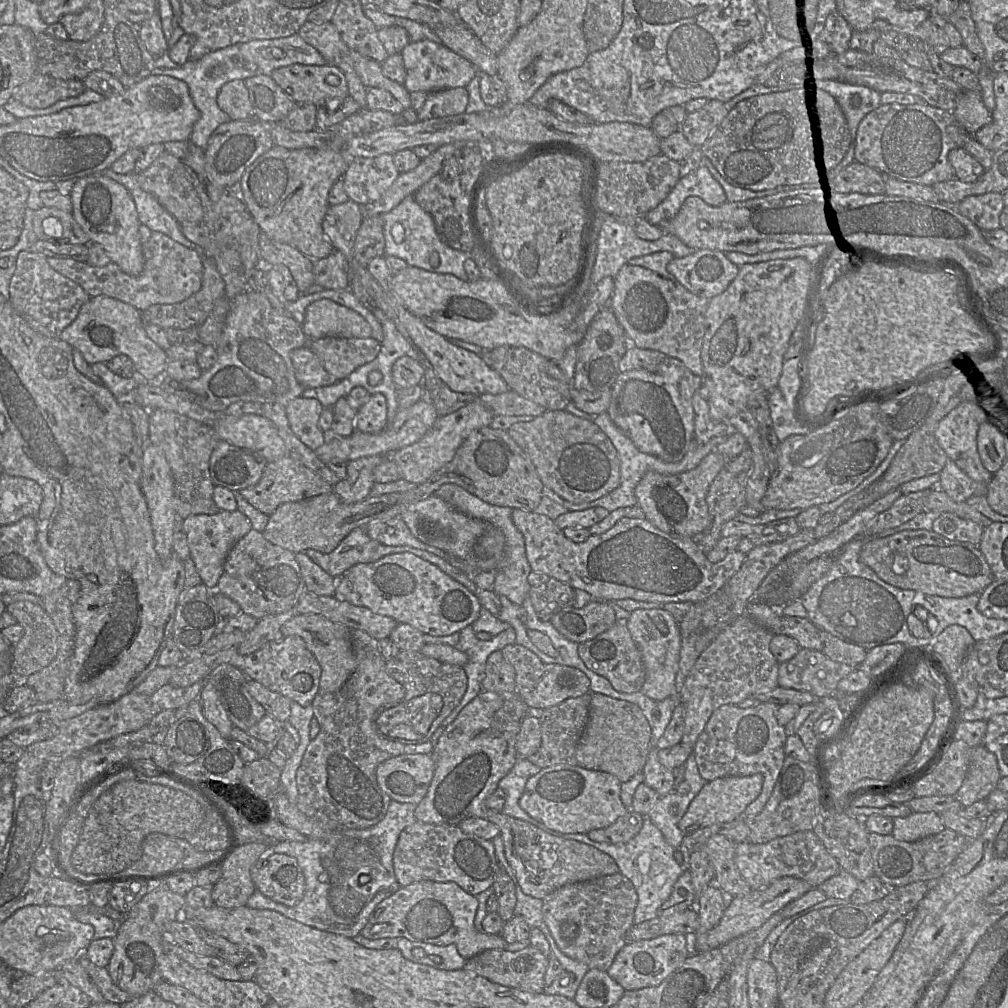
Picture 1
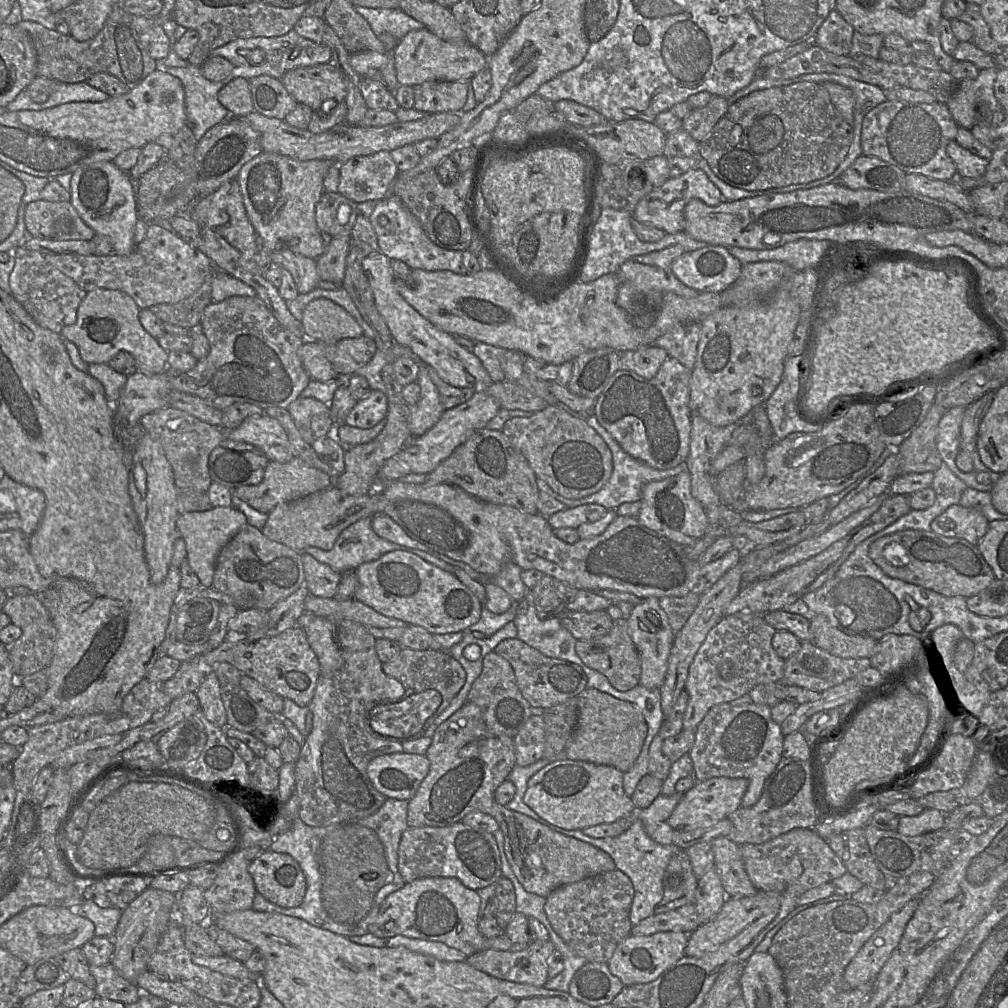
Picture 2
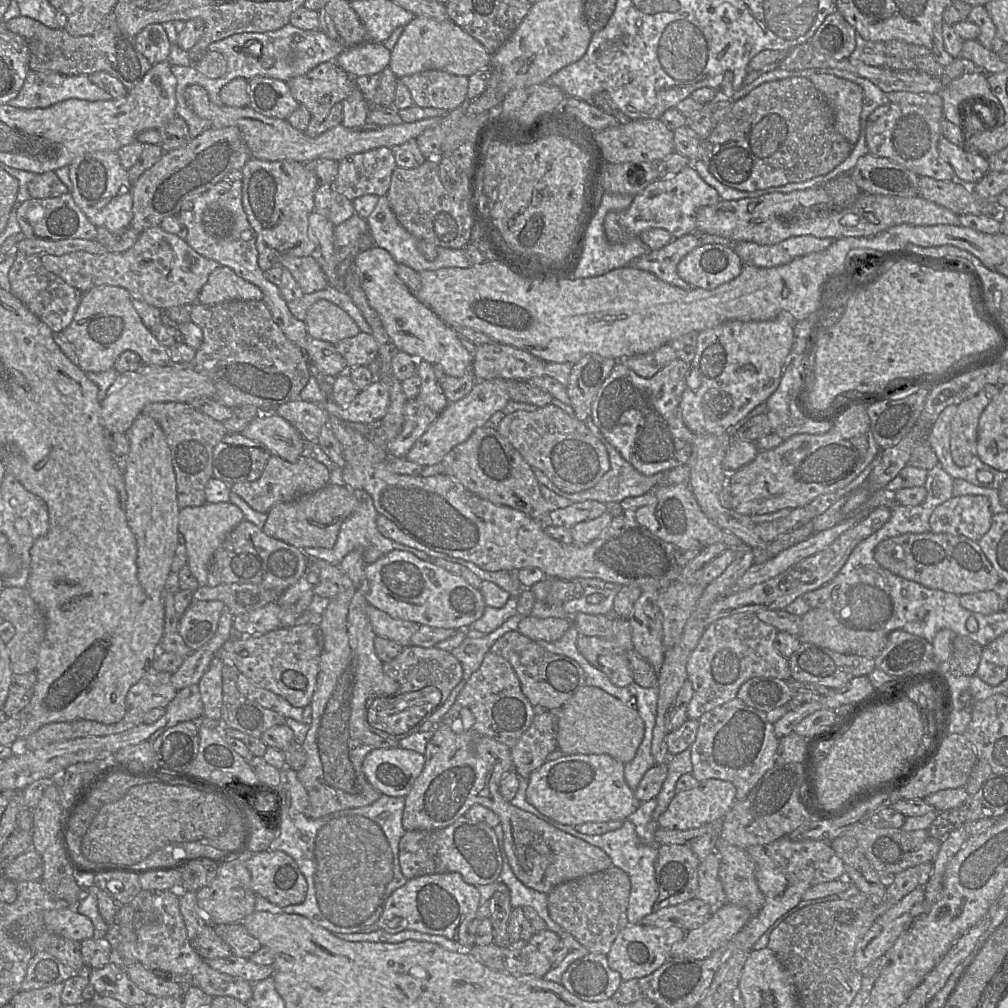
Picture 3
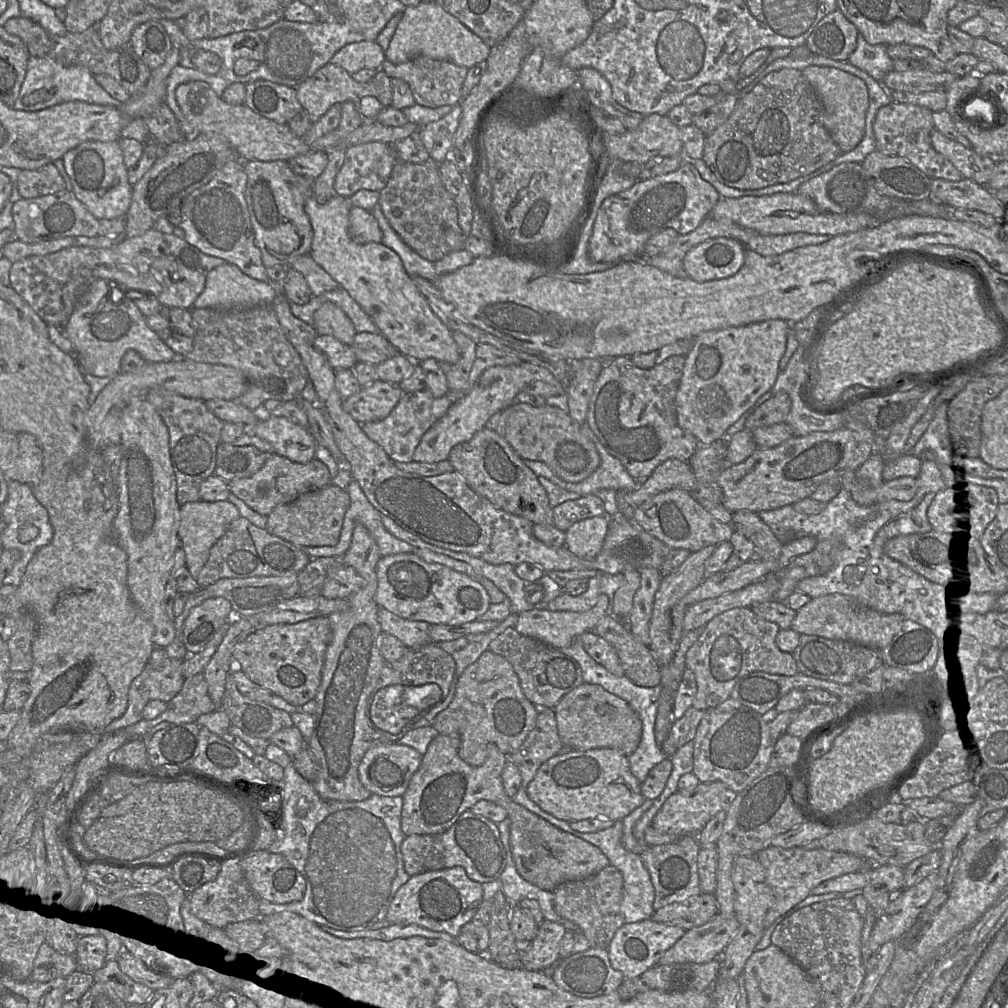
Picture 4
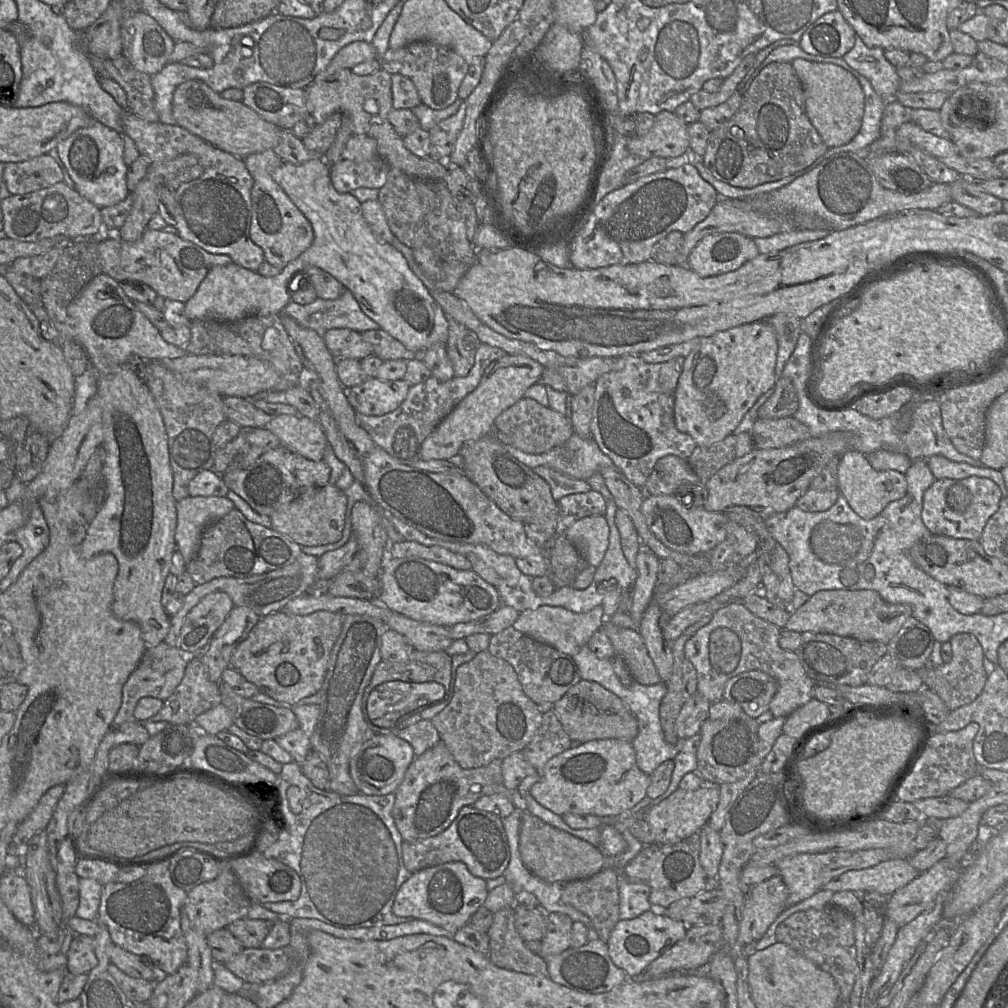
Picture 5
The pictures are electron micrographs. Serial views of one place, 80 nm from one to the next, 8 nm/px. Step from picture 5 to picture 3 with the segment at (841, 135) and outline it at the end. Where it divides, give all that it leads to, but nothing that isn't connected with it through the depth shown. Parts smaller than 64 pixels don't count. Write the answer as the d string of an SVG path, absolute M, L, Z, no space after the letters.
M815 73L809 79L830 104L836 131L854 146L860 137L863 89L848 79L827 73Z

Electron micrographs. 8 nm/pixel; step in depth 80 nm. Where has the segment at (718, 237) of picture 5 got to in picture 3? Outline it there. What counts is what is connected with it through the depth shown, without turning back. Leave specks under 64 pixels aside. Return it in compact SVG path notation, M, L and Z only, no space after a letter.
M721 244L698 245L677 265L678 275L692 287L714 289L736 278L743 268L740 257Z

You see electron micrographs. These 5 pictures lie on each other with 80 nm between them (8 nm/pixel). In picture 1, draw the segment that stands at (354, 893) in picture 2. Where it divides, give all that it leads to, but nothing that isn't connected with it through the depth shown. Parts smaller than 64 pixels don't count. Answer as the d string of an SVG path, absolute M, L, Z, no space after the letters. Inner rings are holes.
M392 800L384 818L378 824L369 828L341 830L334 832L326 839L270 843L271 852L287 854L297 860L305 877L304 896L298 904L290 907L271 900L256 889L249 897L246 905L253 909L269 909L279 912L290 919L319 930L349 938L356 937L367 924L376 906L401 887L394 872L393 854L402 830L416 821L415 808L416 805L412 803ZM361 874L368 875L370 880L366 883L360 883L359 876Z

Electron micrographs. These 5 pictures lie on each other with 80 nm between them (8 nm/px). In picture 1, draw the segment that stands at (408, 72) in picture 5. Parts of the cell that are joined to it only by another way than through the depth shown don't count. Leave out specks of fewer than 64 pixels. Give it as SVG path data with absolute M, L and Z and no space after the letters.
M465 87L448 88L427 94L423 106L416 111L418 120L462 114L468 102Z

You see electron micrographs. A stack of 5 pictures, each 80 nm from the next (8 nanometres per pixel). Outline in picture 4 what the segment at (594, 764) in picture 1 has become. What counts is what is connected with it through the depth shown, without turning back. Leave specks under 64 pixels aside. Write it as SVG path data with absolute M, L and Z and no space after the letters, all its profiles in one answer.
M583 682L554 707L559 737L565 750L615 749L629 757L642 736L642 721L629 704L602 686Z

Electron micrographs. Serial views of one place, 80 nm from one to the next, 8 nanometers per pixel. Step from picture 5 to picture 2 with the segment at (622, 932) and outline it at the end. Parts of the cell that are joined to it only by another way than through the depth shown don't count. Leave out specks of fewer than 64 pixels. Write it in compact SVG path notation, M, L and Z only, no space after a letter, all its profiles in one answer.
M681 931L658 932L648 936L635 936L630 934L616 947L612 957L608 961L608 968L614 976L621 980L624 986L653 982L685 956L688 939L689 934Z

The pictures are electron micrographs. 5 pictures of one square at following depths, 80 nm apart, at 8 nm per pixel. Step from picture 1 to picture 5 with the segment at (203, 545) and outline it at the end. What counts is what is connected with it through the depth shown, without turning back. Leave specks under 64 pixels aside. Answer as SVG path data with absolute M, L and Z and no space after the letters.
M189 496L176 502L174 538L176 550L181 553L186 564L196 556L205 528L234 508L235 505L226 496Z

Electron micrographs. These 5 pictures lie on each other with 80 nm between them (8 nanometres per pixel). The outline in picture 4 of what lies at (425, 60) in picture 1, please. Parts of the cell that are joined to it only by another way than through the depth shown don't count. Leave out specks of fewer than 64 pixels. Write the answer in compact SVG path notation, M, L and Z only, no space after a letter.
M422 1L417 6L406 6L393 37L385 51L386 60L400 64L417 56L444 60L471 68L485 61L491 48L484 41L448 13L441 2Z

